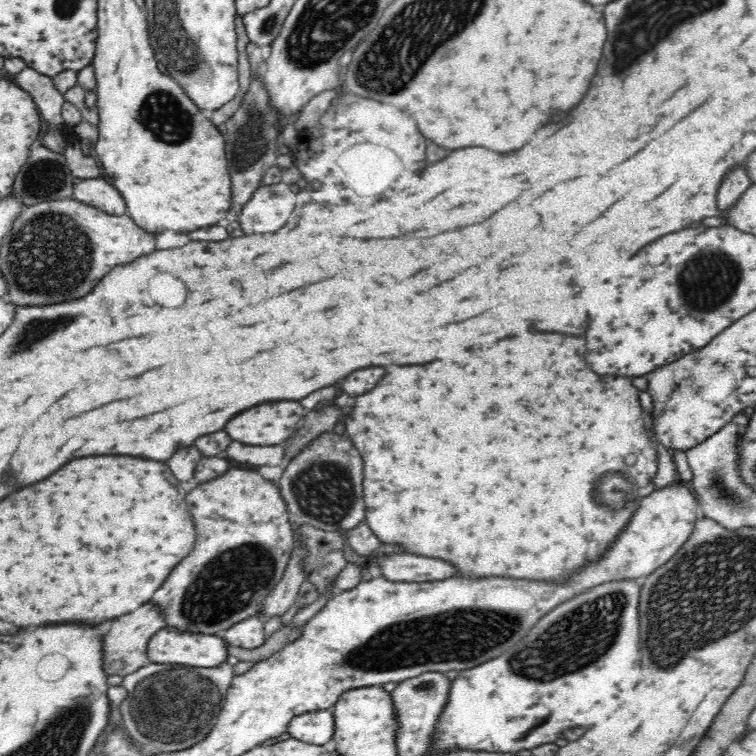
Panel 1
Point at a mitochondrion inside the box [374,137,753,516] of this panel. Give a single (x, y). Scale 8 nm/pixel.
(707, 280)

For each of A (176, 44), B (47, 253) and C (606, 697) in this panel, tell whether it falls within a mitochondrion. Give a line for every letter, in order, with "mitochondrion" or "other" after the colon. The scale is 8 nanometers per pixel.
A: mitochondrion
B: mitochondrion
C: other

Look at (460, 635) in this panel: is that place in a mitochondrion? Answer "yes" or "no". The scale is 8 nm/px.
yes

